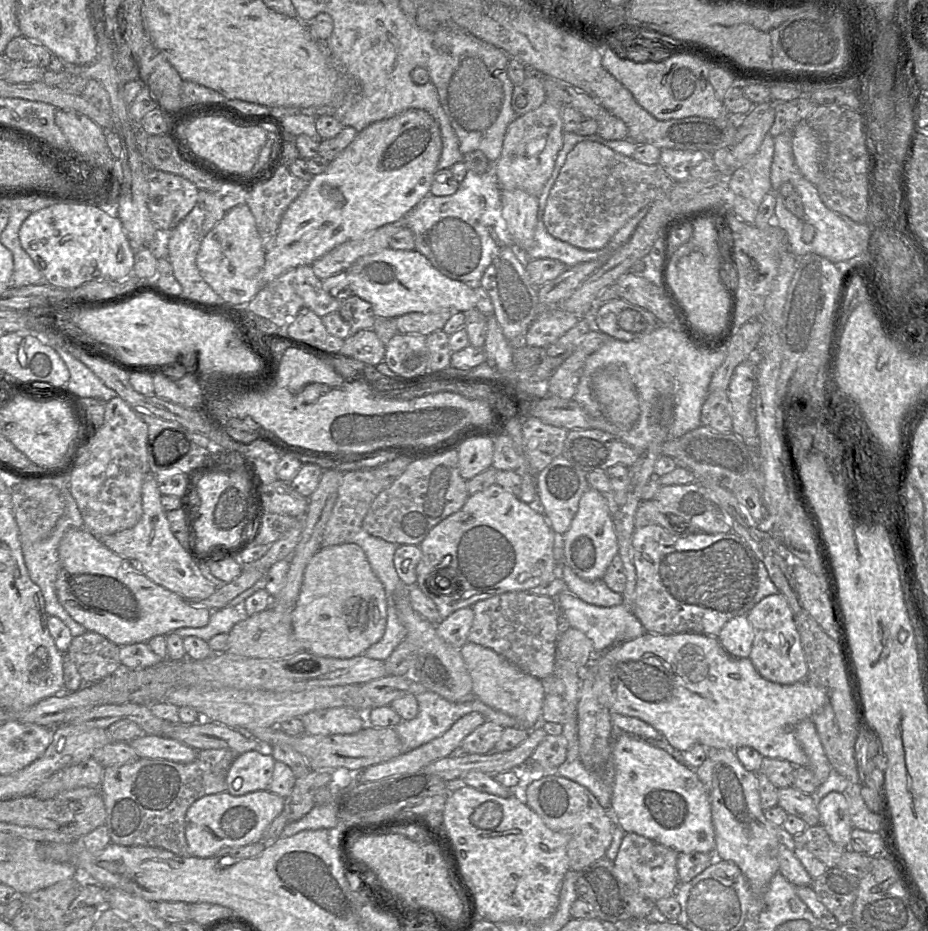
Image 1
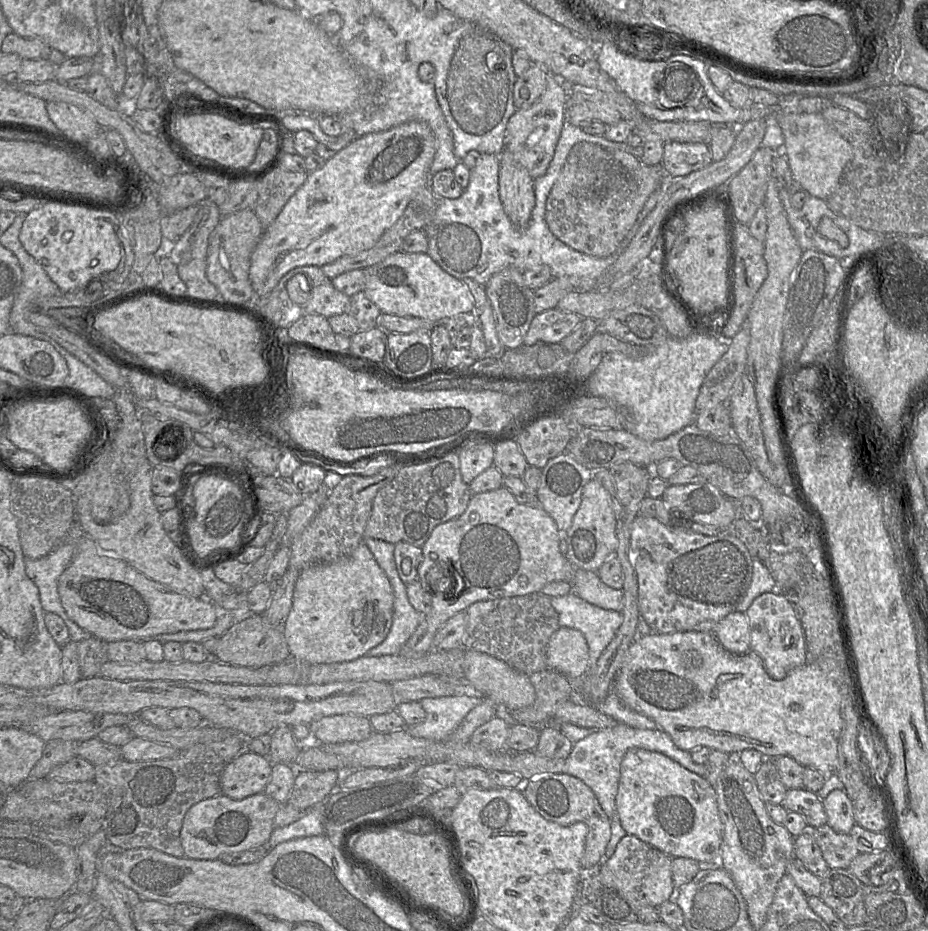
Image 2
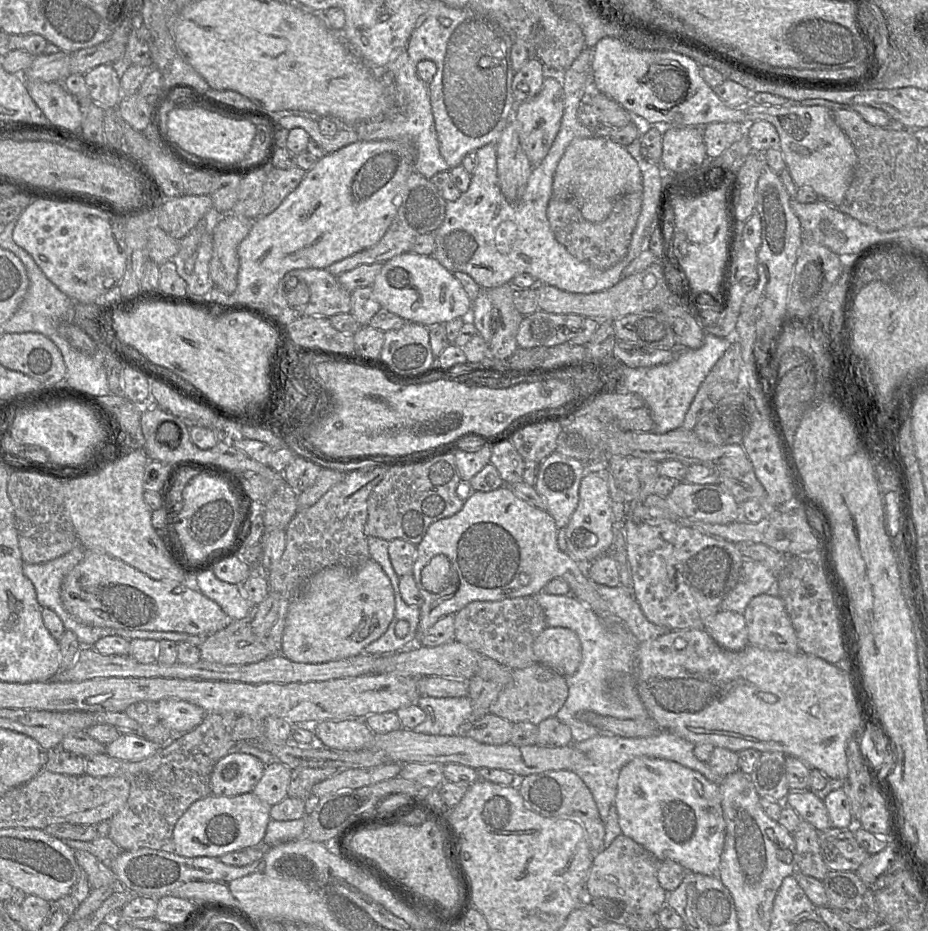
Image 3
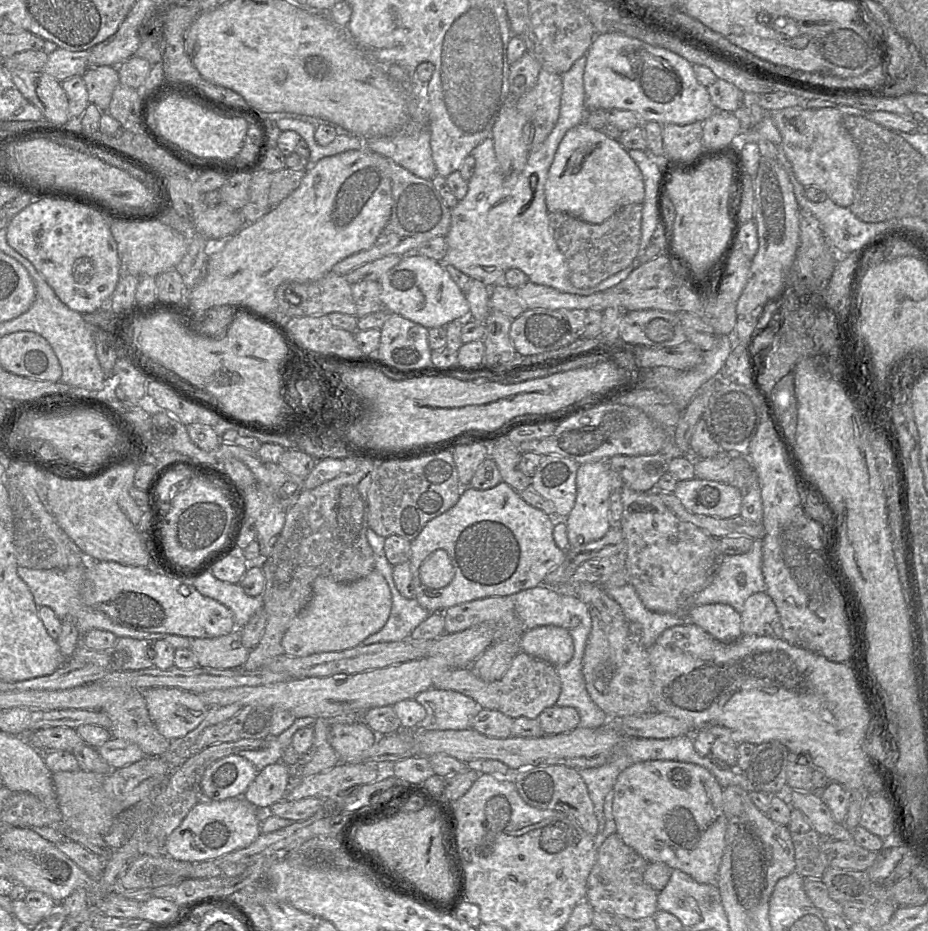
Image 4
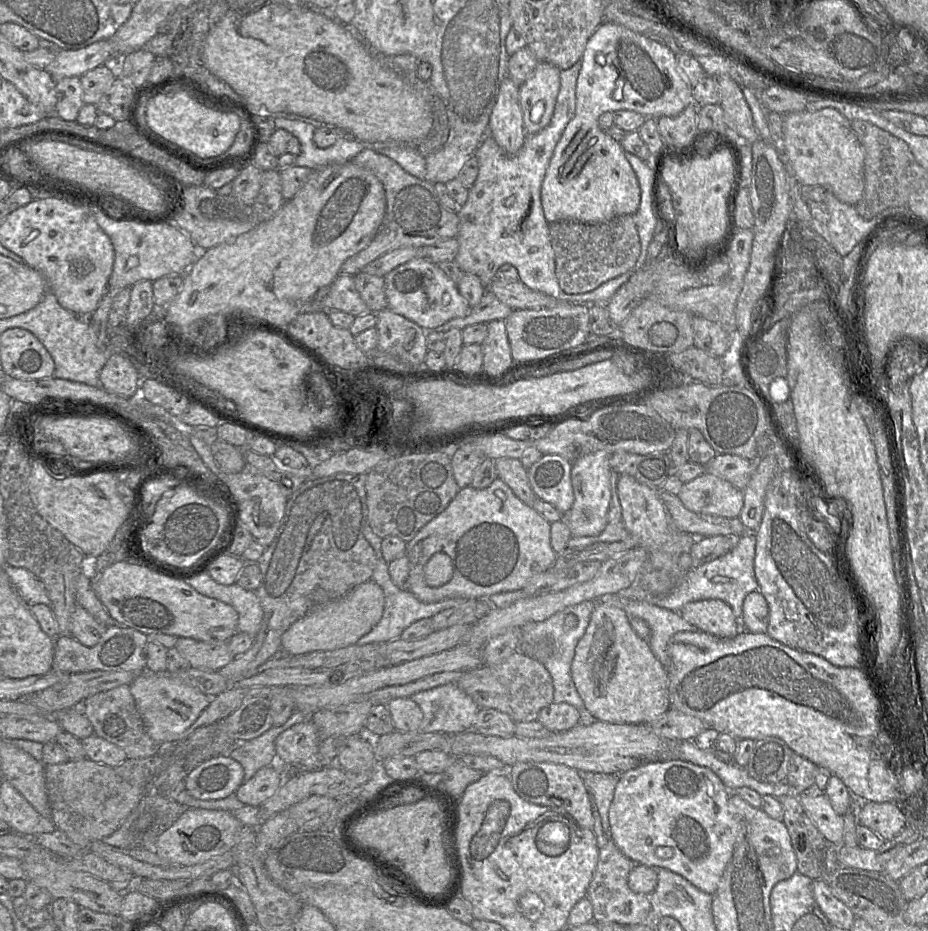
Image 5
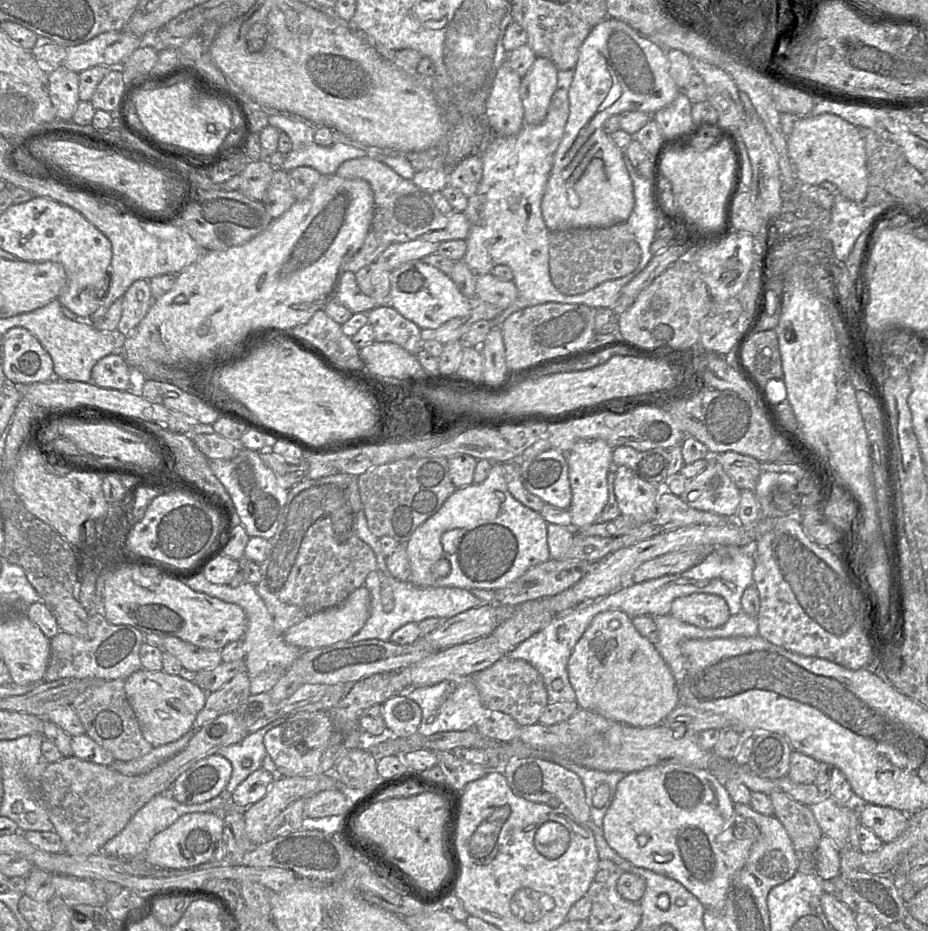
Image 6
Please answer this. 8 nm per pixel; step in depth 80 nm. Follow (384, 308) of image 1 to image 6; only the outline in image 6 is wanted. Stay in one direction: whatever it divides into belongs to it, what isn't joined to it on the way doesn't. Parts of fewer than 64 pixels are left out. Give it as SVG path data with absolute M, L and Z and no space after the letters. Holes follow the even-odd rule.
M419 259L390 272L389 305L421 329L436 329L453 318L466 316L473 300L465 297L448 275Z

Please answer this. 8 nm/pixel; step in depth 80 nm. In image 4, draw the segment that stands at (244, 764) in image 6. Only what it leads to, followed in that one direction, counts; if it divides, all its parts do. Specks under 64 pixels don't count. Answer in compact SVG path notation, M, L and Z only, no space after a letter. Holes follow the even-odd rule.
M296 718L293 724L276 737L265 738L265 747L258 750L242 750L237 755L250 761L258 772L270 764L281 761L282 753L291 745L293 734L300 728L312 726L313 718Z

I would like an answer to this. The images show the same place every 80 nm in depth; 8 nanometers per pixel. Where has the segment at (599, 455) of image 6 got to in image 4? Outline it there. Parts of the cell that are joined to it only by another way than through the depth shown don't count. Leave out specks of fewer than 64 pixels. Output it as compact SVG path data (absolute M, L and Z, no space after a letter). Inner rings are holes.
M606 462L579 465L576 475L576 501L565 522L569 541L567 553L579 553L588 543L601 539L612 525L618 525L612 524L610 518L610 469Z

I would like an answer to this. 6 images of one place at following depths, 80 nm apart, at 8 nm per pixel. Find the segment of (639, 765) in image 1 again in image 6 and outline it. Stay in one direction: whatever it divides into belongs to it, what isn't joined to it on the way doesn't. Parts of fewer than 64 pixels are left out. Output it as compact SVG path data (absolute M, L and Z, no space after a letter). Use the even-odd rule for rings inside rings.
M666 764L648 767L640 771L634 771L626 774L619 781L612 805L608 809L603 819L603 834L609 844L621 857L631 862L637 867L651 870L657 874L661 874L680 882L689 892L691 892L705 907L707 911L721 912L725 905L726 895L735 874L744 866L748 859L750 849L757 837L759 830L755 828L752 819L742 820L741 816L734 811L734 802L731 800L723 781L718 779L708 770L698 769L682 764ZM741 823L754 828L754 834L747 841L740 840Z

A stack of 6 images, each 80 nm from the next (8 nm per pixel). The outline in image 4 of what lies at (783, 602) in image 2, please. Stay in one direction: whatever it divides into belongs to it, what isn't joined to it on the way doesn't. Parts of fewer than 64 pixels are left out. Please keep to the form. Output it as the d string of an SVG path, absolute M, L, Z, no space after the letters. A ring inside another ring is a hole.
M766 592L751 595L741 613L742 632L745 635L782 639L783 627L775 603Z

